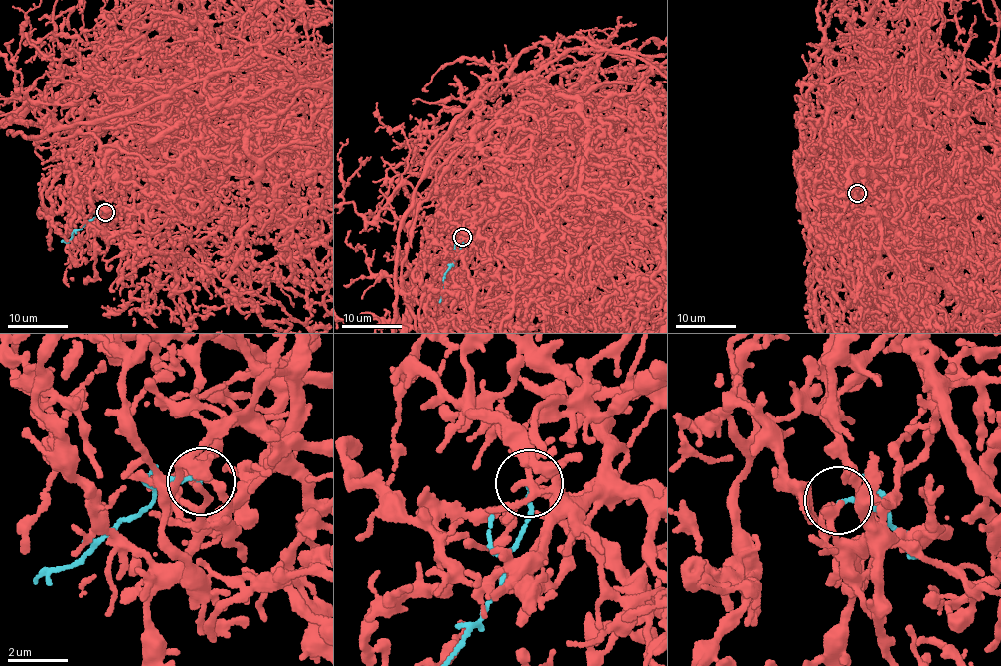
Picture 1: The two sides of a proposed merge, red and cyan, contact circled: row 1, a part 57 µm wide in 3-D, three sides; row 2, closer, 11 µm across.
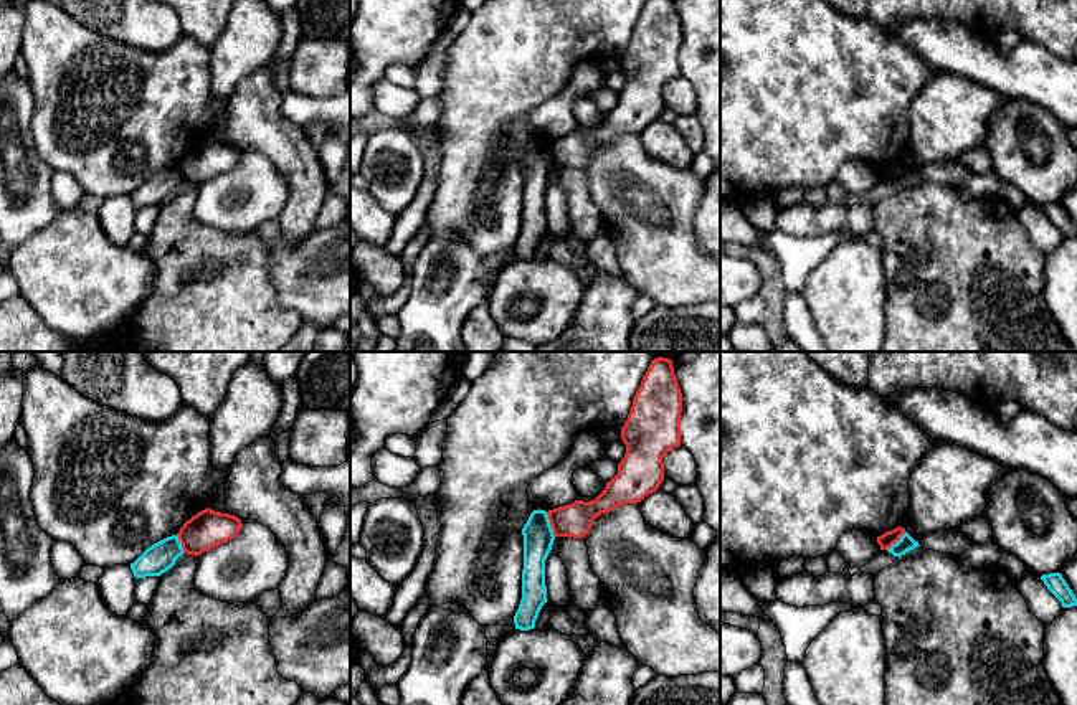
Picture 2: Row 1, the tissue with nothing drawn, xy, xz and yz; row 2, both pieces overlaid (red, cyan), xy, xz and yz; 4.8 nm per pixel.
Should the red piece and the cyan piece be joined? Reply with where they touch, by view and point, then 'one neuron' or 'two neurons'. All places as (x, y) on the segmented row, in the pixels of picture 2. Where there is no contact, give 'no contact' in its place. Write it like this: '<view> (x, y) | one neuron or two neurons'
xz (550, 524) | two neurons

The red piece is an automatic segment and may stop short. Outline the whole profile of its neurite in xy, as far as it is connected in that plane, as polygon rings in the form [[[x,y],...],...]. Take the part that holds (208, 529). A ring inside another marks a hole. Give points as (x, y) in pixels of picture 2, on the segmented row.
[[[205,509],[187,520],[177,537],[183,553],[198,556],[235,538],[241,527],[238,517]]]

